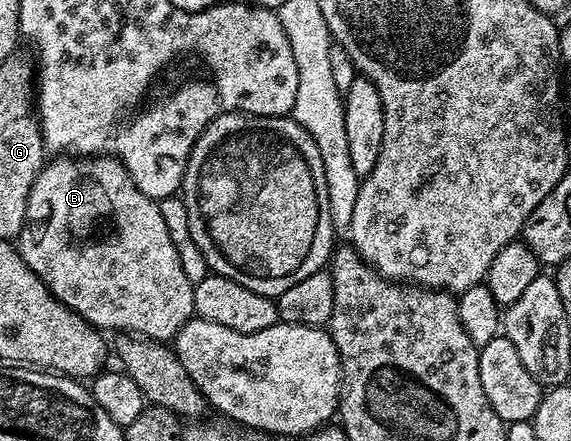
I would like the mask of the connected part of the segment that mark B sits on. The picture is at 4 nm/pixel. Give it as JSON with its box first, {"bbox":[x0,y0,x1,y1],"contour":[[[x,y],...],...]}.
{"bbox":[18,156,194,343],"contour":[[[56,156],[40,169],[40,175],[34,180],[34,188],[30,188],[30,200],[26,204],[26,220],[20,230],[18,249],[22,260],[44,281],[48,289],[63,306],[69,306],[75,314],[82,316],[90,326],[101,331],[127,332],[142,338],[150,338],[153,342],[167,343],[175,339],[176,334],[187,324],[194,314],[194,283],[186,280],[186,272],[182,272],[182,260],[178,260],[178,248],[174,248],[174,240],[170,240],[170,232],[166,232],[166,220],[162,220],[160,203],[155,198],[146,196],[136,187],[130,172],[117,158],[111,156]]]}

